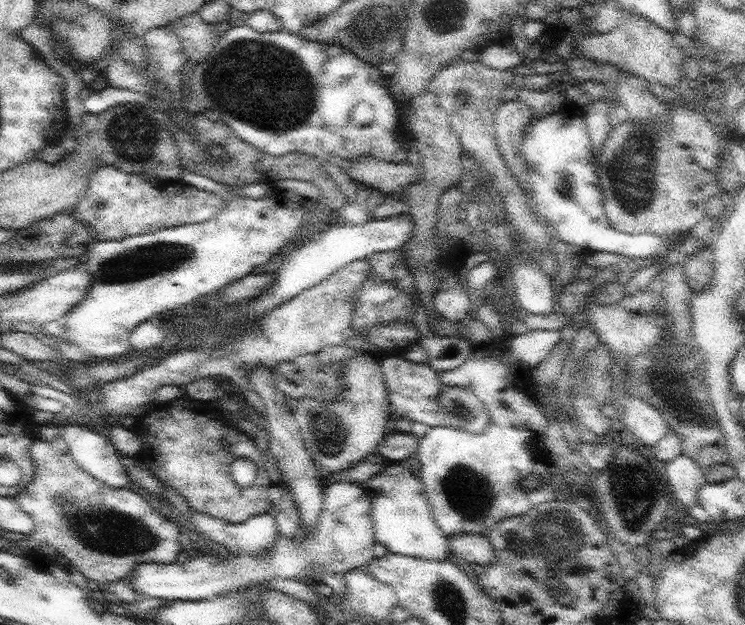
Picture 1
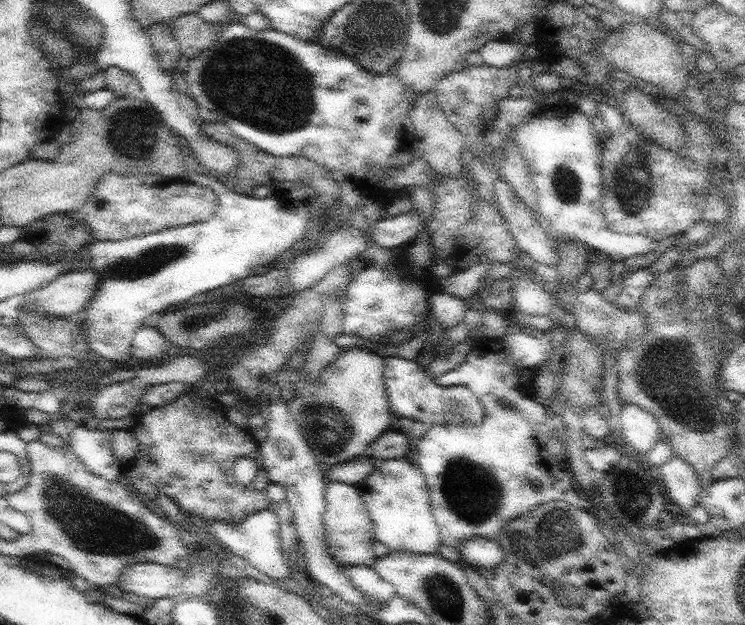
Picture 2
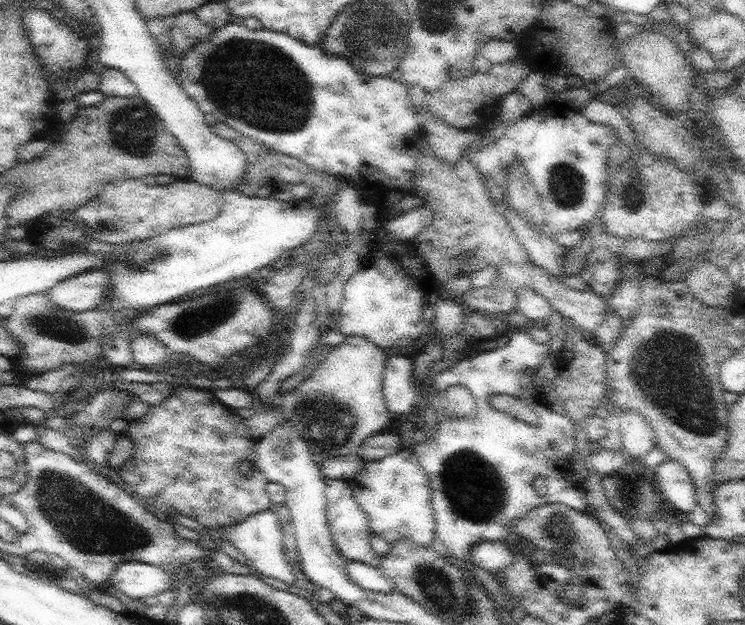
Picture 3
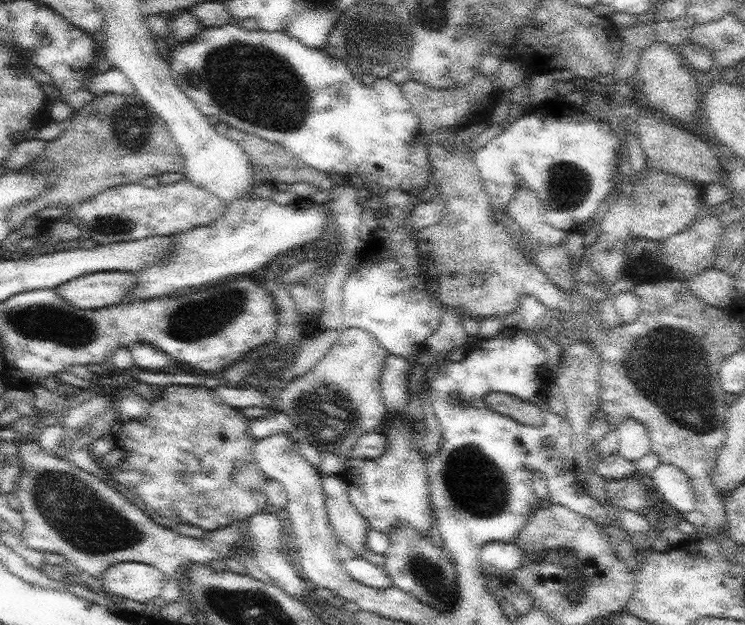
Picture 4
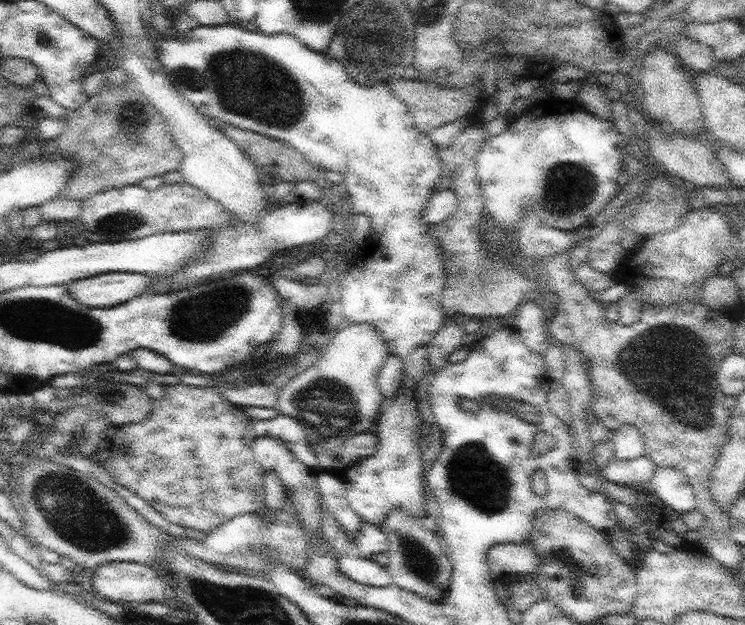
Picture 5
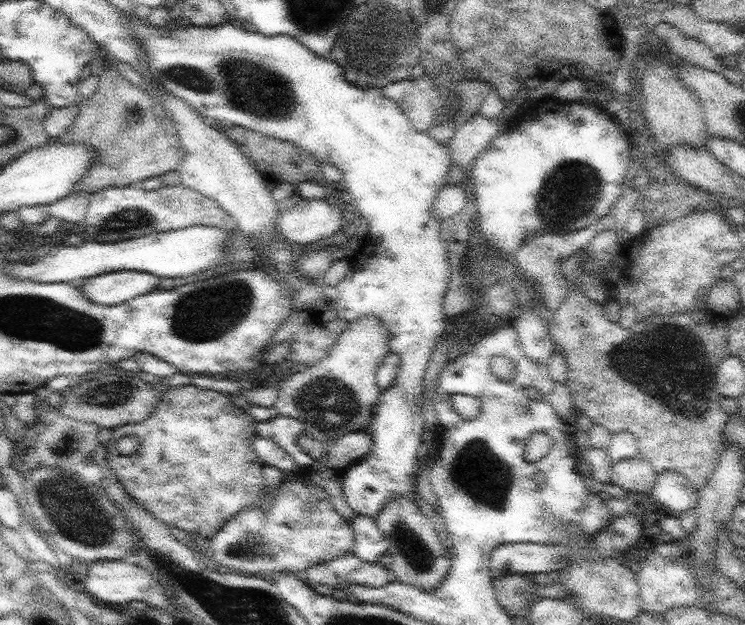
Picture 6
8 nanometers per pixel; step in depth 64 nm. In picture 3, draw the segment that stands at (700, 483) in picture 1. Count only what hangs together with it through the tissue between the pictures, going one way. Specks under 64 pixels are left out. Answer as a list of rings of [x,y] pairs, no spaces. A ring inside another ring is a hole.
[[[667,460],[656,468],[655,476],[666,499],[677,509],[689,514],[696,508],[696,485],[684,464]]]

